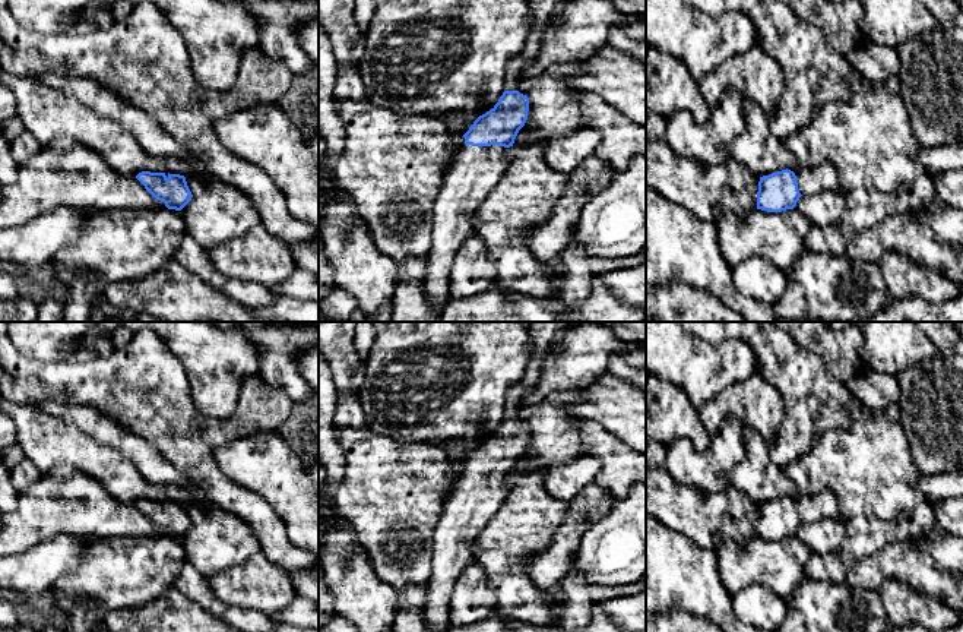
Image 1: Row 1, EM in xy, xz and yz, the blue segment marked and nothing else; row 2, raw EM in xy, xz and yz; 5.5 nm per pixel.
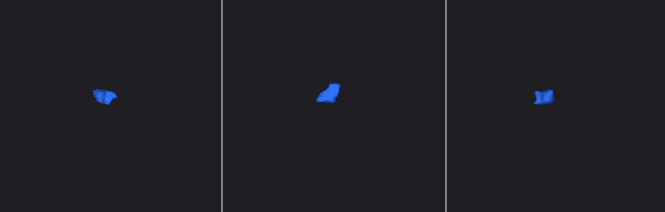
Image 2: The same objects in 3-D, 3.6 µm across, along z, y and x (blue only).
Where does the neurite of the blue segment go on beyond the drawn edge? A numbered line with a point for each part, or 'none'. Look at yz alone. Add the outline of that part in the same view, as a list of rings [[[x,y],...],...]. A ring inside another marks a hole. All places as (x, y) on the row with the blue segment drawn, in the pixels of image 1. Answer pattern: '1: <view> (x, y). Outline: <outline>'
1: yz (813, 180). Outline: [[[830,162],[818,167],[801,167],[796,173],[798,190],[802,196],[812,196],[824,190],[839,192],[839,171]]]

